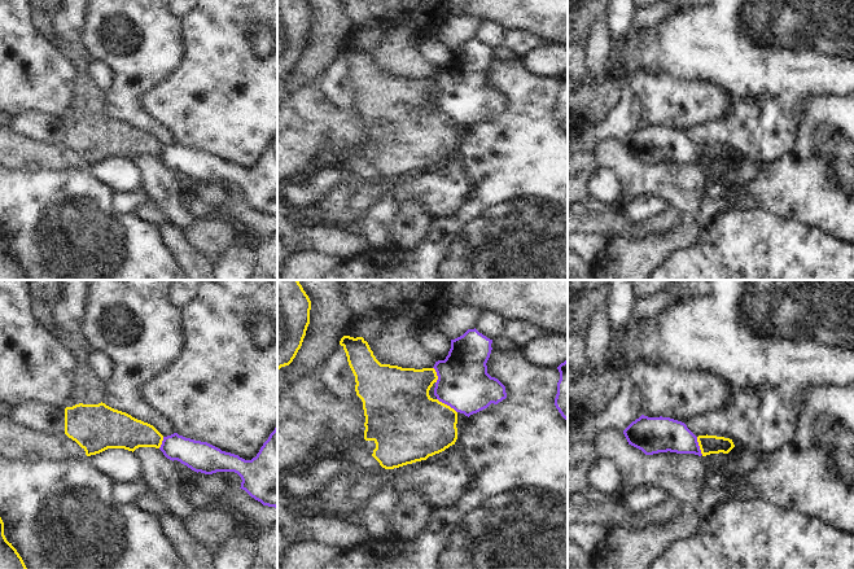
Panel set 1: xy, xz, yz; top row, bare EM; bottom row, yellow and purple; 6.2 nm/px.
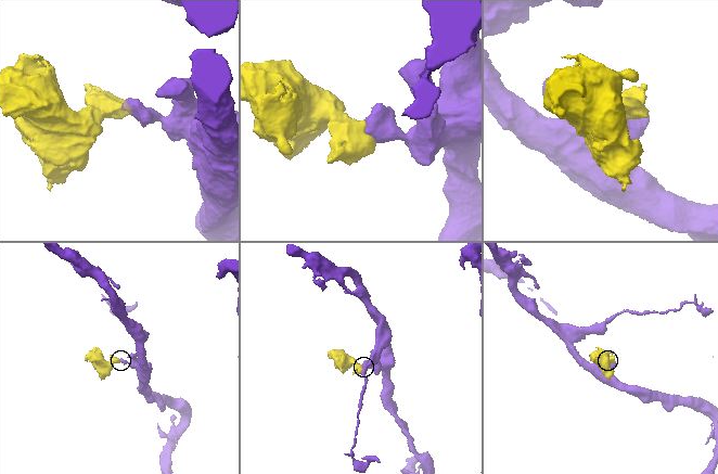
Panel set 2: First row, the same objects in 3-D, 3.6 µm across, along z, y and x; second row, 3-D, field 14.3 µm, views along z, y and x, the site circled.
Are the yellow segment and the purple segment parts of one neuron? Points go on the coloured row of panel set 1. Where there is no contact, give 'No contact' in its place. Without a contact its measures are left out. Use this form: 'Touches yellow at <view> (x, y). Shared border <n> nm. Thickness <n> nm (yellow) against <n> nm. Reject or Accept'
Touches yellow at xz (446, 405). Shared border 160 nm. Thickness 420 nm (yellow) against 320 nm. Reject.

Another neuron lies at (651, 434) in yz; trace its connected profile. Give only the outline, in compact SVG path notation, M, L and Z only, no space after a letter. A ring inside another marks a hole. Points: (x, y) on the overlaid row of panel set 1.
M641 415L623 430L623 434L629 445L641 450L645 455L667 451L702 455L697 437L684 423L670 417Z

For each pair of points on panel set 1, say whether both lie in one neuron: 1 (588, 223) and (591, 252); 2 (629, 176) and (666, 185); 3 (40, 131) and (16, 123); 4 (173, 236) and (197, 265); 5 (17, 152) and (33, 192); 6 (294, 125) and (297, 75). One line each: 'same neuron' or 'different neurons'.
1: different neurons
2: same neuron
3: same neuron
4: same neuron
5: different neurons
6: different neurons

